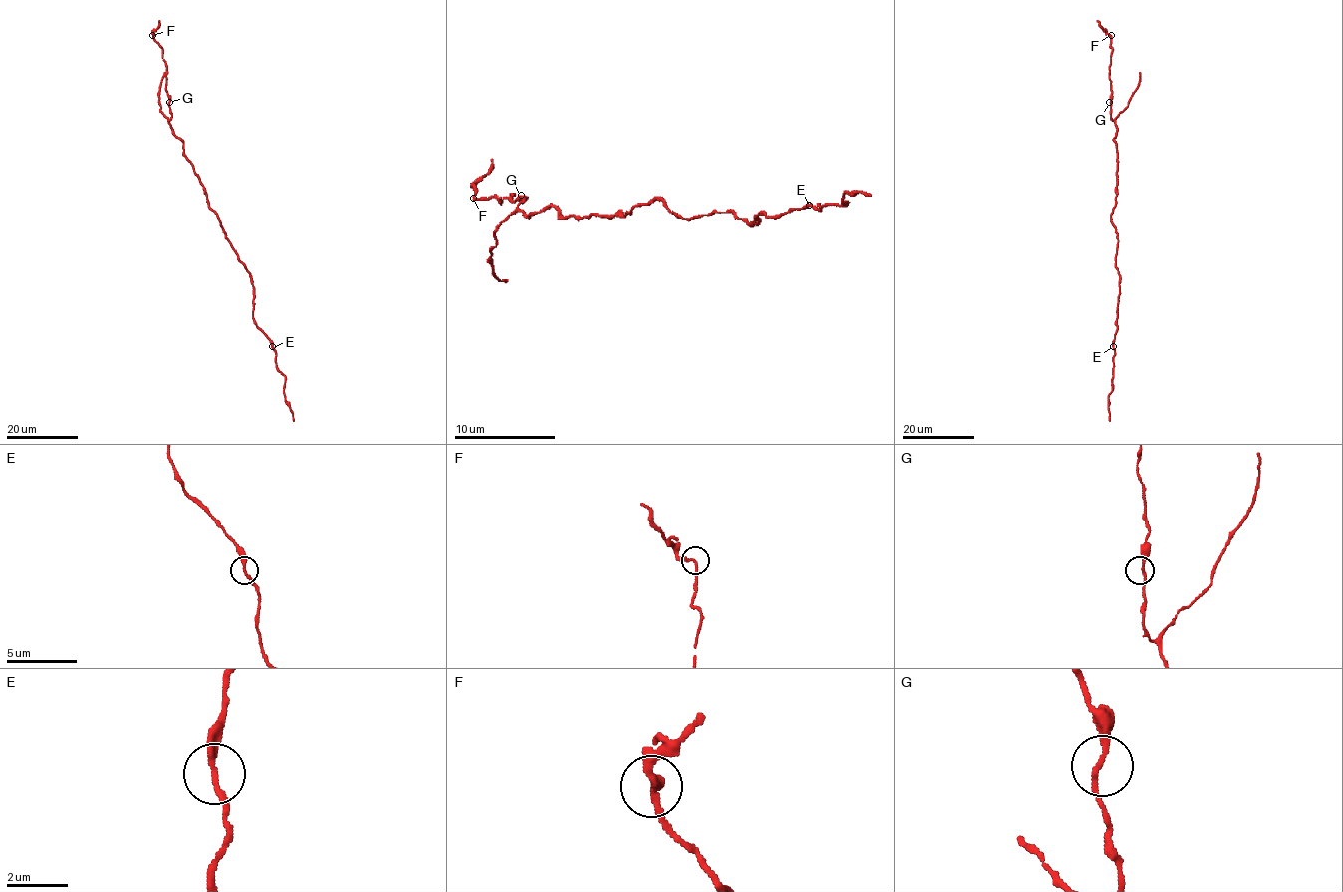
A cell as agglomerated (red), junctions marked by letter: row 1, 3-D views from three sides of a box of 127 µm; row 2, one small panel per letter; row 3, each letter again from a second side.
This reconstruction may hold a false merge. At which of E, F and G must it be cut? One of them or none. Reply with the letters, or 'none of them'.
none of them

